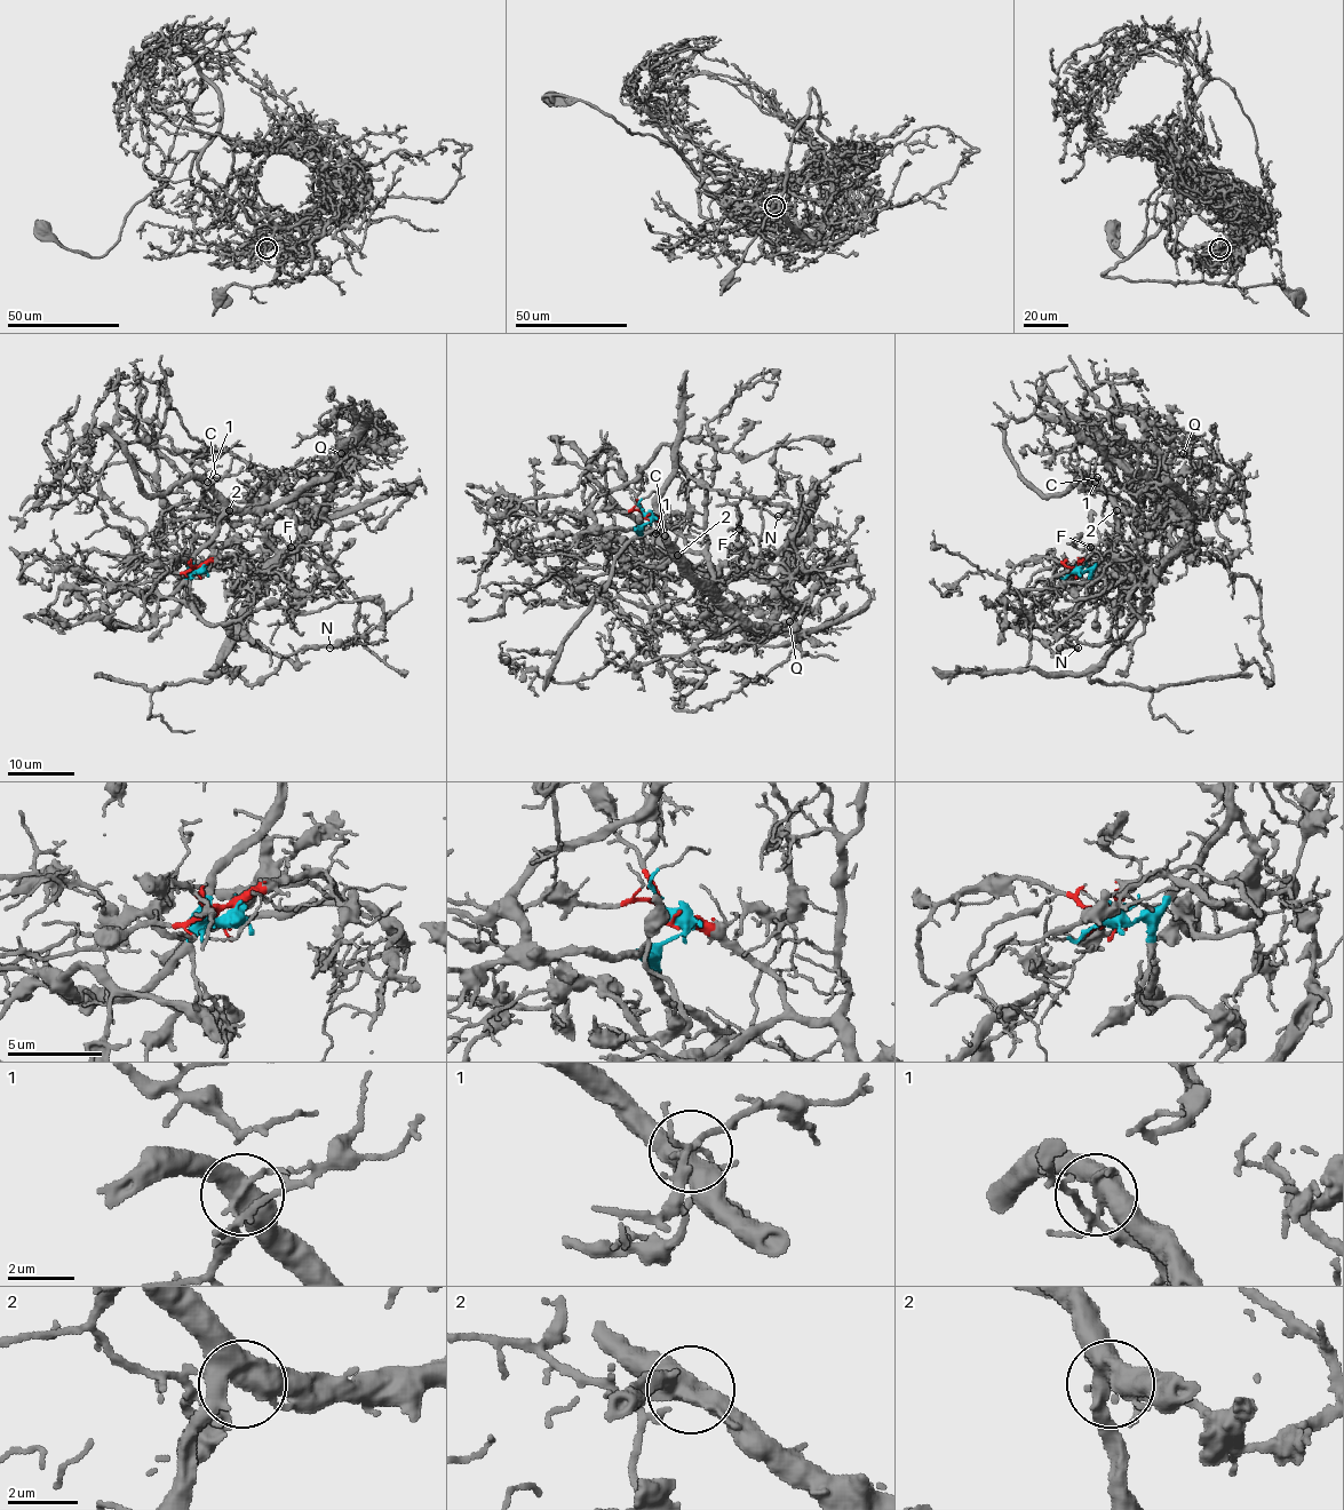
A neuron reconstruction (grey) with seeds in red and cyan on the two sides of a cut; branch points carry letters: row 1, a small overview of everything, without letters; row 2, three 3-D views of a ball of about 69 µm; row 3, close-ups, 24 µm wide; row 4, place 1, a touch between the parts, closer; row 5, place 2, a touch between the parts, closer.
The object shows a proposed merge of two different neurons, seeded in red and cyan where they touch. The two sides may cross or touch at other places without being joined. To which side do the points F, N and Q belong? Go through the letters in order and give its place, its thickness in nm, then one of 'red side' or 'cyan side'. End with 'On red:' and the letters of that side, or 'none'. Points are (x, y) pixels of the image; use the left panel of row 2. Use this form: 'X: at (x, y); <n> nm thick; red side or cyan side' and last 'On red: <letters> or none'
F: at (291, 547); 130 nm thick; red side
N: at (329, 648); 170 nm thick; cyan side
Q: at (341, 453); 140 nm thick; cyan side
On red: F

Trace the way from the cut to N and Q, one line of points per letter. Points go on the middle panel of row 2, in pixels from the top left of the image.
N: (645, 518), (638, 527), (601, 527), (593, 511), (662, 445), (691, 476), (731, 497), (779, 503), (779, 516)
Q: (645, 518), (642, 540), (660, 555), (682, 555), (714, 574), (753, 571), (765, 578), (797, 604), (789, 621)

